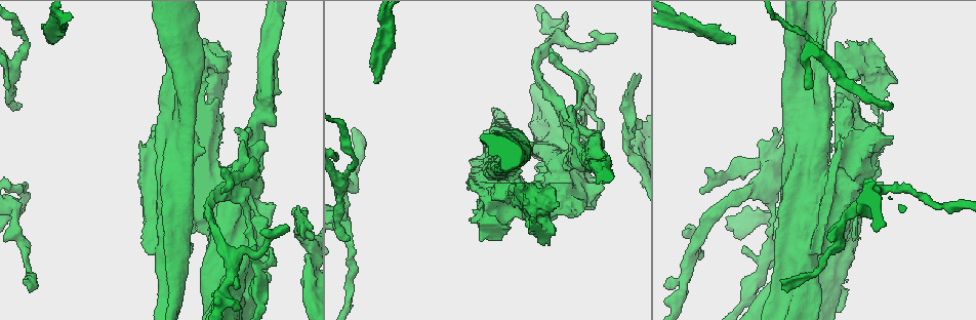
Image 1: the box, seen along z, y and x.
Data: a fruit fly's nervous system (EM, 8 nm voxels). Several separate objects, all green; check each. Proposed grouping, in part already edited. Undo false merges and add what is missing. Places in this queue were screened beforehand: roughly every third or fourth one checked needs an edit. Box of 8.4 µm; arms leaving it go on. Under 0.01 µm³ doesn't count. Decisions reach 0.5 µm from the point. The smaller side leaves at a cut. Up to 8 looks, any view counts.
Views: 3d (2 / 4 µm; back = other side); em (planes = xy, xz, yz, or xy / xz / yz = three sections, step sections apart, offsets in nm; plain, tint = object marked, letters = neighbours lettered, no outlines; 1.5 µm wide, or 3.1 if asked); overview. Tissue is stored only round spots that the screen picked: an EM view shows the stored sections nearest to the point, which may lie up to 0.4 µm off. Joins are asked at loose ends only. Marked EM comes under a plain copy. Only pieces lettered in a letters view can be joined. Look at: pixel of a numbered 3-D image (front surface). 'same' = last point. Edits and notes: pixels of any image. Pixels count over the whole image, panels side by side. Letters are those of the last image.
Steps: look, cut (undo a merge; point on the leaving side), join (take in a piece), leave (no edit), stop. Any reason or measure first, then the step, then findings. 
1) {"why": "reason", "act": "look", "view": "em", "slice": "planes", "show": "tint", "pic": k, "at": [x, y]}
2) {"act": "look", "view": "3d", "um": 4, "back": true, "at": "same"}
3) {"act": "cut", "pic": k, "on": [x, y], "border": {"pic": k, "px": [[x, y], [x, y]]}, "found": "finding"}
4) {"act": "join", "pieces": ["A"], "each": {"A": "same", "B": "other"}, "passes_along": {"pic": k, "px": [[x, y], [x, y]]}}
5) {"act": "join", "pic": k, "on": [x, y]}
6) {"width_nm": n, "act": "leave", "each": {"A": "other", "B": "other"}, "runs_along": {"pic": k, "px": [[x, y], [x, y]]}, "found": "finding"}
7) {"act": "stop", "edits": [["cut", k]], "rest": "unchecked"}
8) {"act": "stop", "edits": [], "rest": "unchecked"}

{"why": "free end", "act": "look", "view": "3d", "um": 4, "pic": 1, "at": [20, 106]}

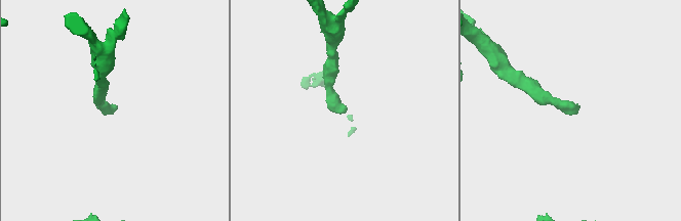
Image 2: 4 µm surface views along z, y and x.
{"act": "look", "view": "em", "slice": "xz", "step": 8, "show": "letters", "pic": 2, "at": [344, 109]}

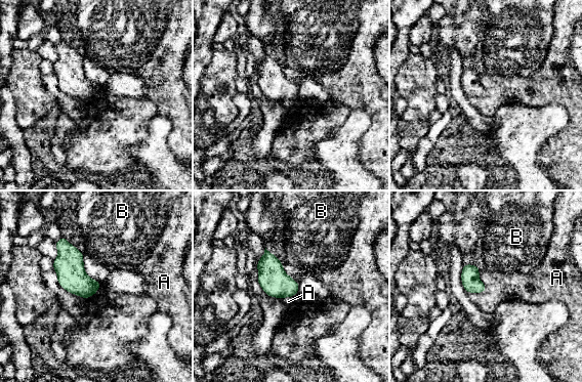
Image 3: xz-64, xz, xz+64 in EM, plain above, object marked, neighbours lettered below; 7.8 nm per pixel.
{"act": "leave", "each": {"A": "other", "B": "other"}, "border": {"pic": 3, "px": [[481, 267], [486, 290], [467, 293]]}, "found": "no lettered piece goes on from it"}

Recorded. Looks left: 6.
{"why": "free end", "act": "look", "view": "3d", "um": 2, "pic": 1, "at": [50, 39]}

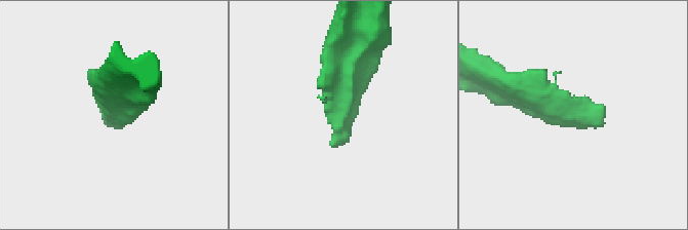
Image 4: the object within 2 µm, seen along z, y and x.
{"act": "look", "view": "em", "slice": "xy", "step": 8, "show": "tint", "pic": 4, "at": [105, 118]}

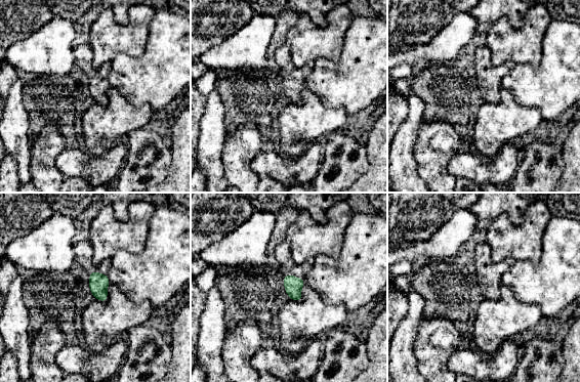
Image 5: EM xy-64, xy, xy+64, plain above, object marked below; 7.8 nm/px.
{"act": "look", "view": "em", "slice": "planes", "show": "letters", "at": "same"}

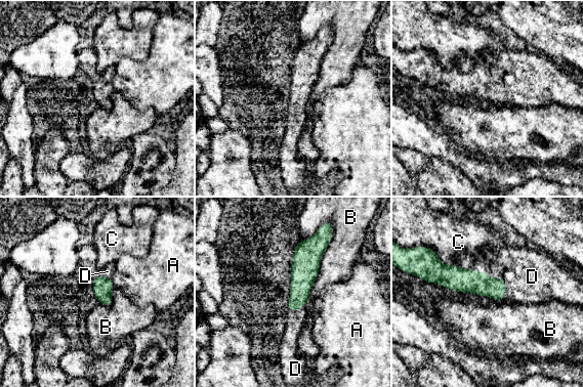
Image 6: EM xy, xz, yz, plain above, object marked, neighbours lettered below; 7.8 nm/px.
{"width_nm": 160, "longest_contact_nm": ["B", 600], "act": "join", "pieces": ["D"], "each": {"A": "other", "B": "other", "C": "other", "D": "same"}, "found": "the neuron continues"}

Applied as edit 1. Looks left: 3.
{"why": "closes a loop", "act": "look", "view": "3d", "um": 4, "pic": 1, "at": [771, 144]}

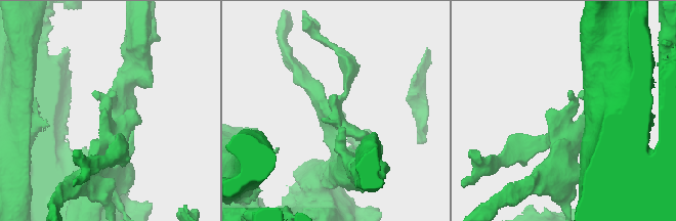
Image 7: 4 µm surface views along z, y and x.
{"why": "shape alone is not enough", "act": "look", "view": "em", "slice": "xy", "step": 8, "show": "tint", "pic": 7, "at": [334, 112]}

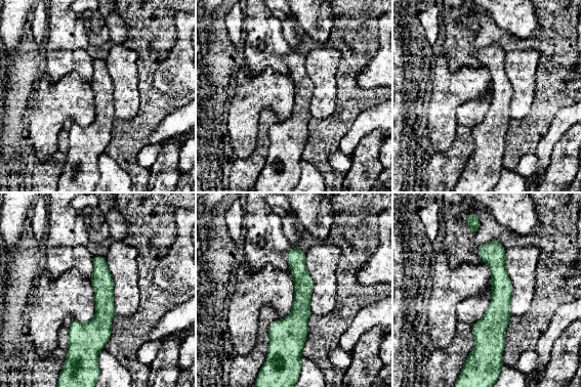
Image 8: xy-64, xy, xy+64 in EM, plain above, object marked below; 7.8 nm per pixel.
{"why": "another direction", "act": "look", "view": "em", "slice": "planes", "show": "letters", "at": "same"}

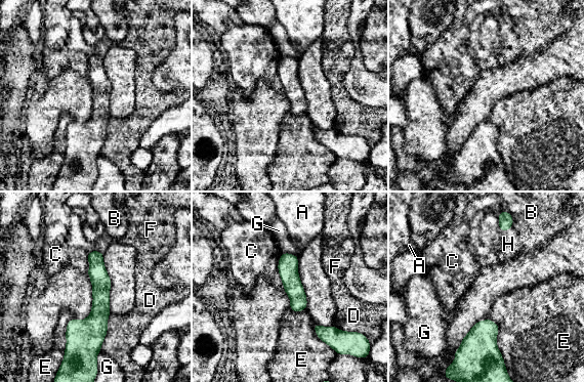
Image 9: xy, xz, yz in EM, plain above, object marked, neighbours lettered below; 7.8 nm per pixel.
{"width_nm": 140, "act": "leave", "each": {"A": "other", "B": "other", "C": "other", "D": "other", "E": "other", "F": "other", "G": "other", "H": "other"}, "runs_along": {"pic": 9, "px": [[95, 253], [99, 315], [88, 351]]}, "found": "all the same neuron"}

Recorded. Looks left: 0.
{"act": "stop", "edits": [["join", 6]], "rest": "unchecked"}

